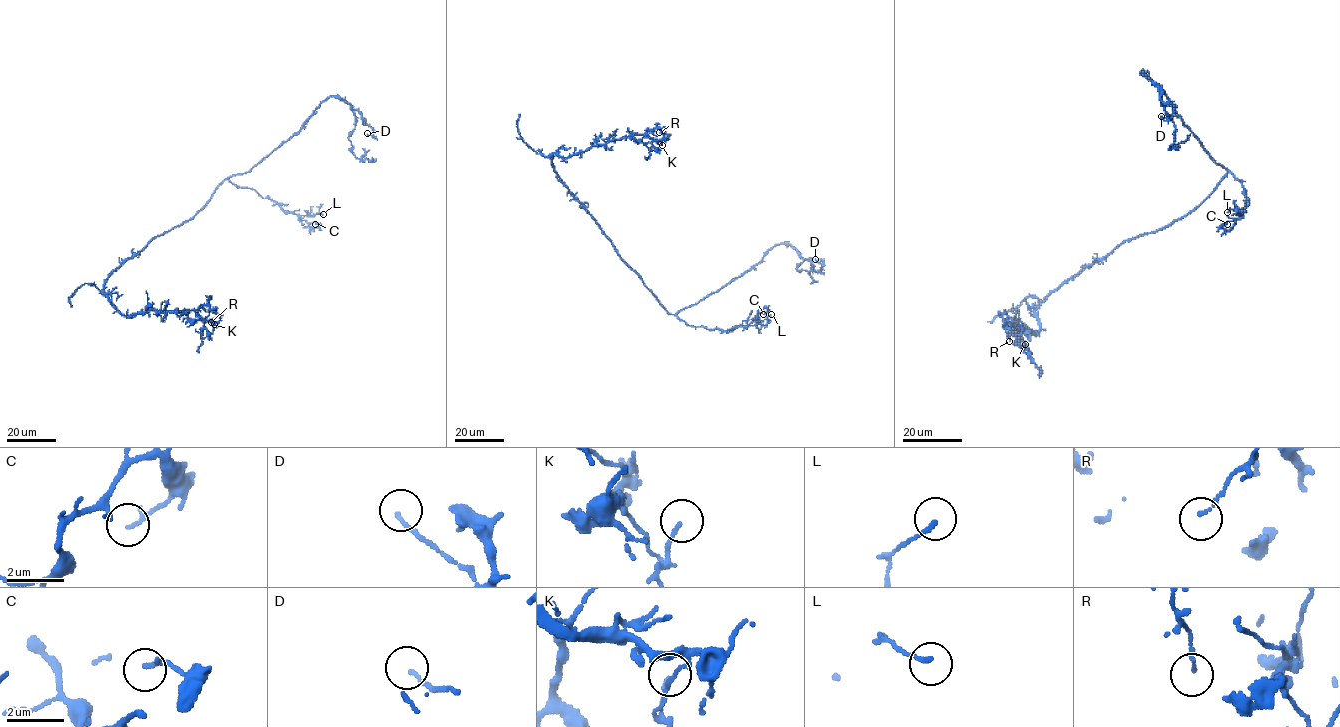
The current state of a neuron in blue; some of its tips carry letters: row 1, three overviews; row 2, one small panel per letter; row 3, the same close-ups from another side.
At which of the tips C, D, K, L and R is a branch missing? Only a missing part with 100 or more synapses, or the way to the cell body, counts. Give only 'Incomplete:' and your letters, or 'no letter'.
Incomplete: no letter

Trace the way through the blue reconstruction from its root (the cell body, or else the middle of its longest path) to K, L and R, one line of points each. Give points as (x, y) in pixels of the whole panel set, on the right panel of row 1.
K: (1185, 215), (1123, 241), (1063, 282), (1034, 309), (1035, 334), (1012, 328), (1020, 345), (1025, 344)
L: (1185, 215), (1213, 190), (1228, 170), (1242, 181), (1247, 203), (1240, 214), (1237, 209), (1227, 212)
R: (1185, 215), (1123, 241), (1063, 282), (1034, 309), (1035, 334), (1014, 329), (1003, 320), (1009, 341)

